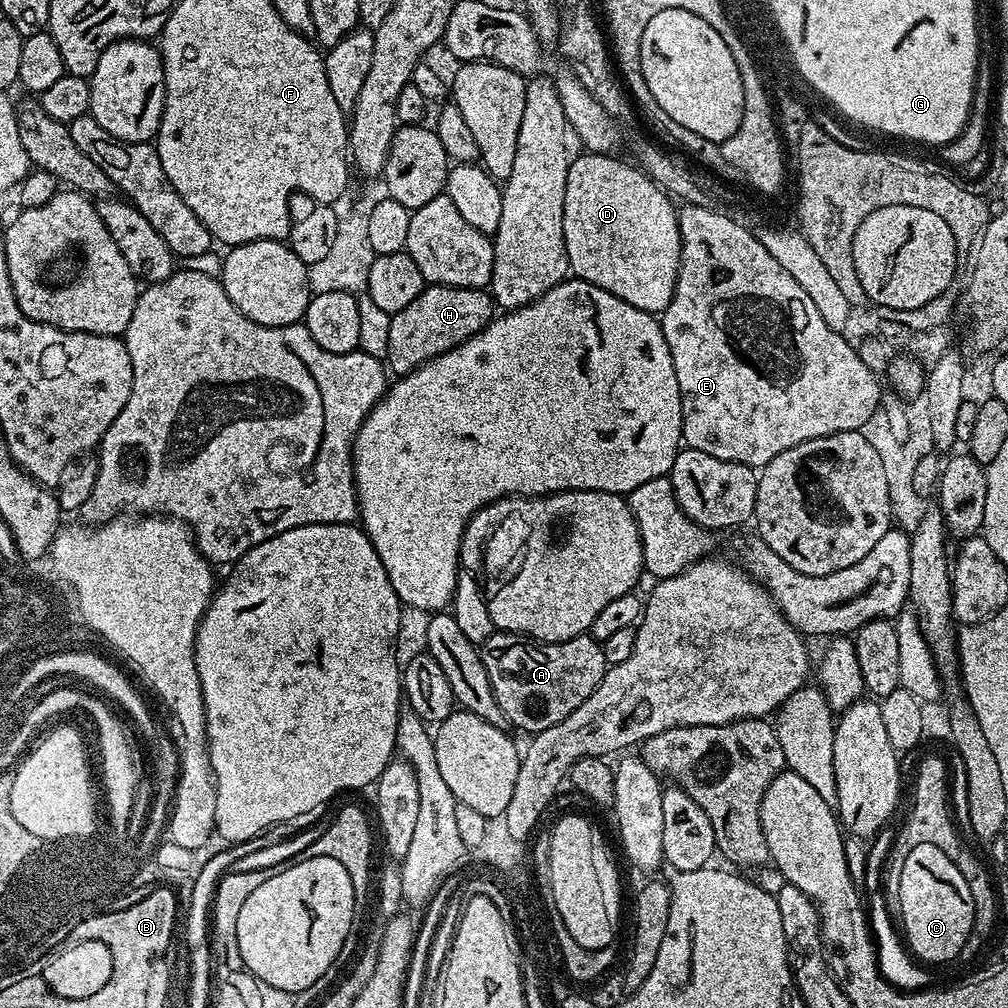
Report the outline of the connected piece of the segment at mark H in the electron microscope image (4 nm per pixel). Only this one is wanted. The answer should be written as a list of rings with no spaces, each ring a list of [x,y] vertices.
[[[428,284],[403,310],[391,313],[390,346],[386,357],[389,369],[396,371],[395,375],[401,377],[415,368],[421,368],[428,360],[441,356],[446,350],[456,348],[463,340],[468,340],[486,327],[488,321],[494,316],[494,301],[483,288],[455,288],[445,284]]]

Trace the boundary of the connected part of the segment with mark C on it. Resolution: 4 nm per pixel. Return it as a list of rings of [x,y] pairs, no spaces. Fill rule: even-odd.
[[[915,846],[902,866],[901,882],[902,914],[899,923],[904,924],[902,936],[912,956],[928,966],[959,957],[971,934],[975,914],[970,887],[957,861],[942,854],[937,846]]]

